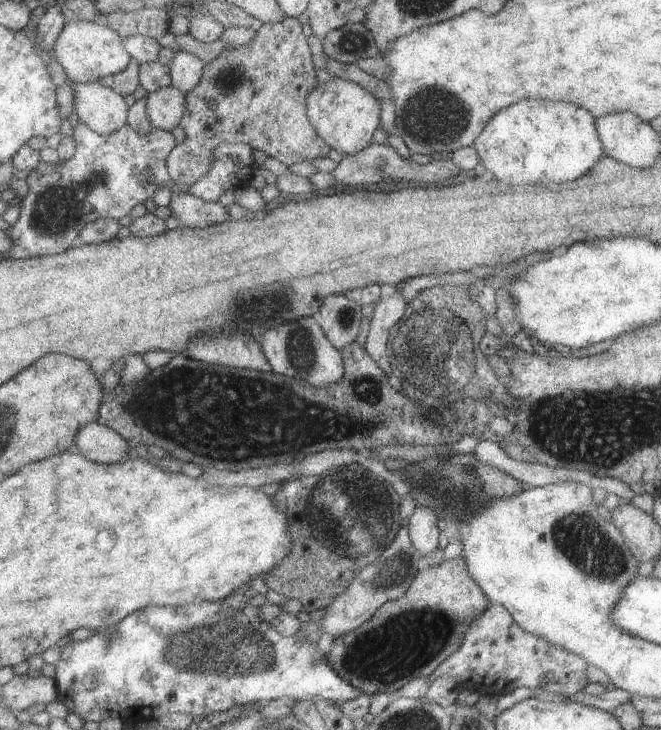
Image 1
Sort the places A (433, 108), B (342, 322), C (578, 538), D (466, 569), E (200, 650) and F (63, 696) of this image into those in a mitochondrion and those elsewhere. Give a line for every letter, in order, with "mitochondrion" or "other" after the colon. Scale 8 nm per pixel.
A: mitochondrion
B: mitochondrion
C: mitochondrion
D: other
E: mitochondrion
F: other

